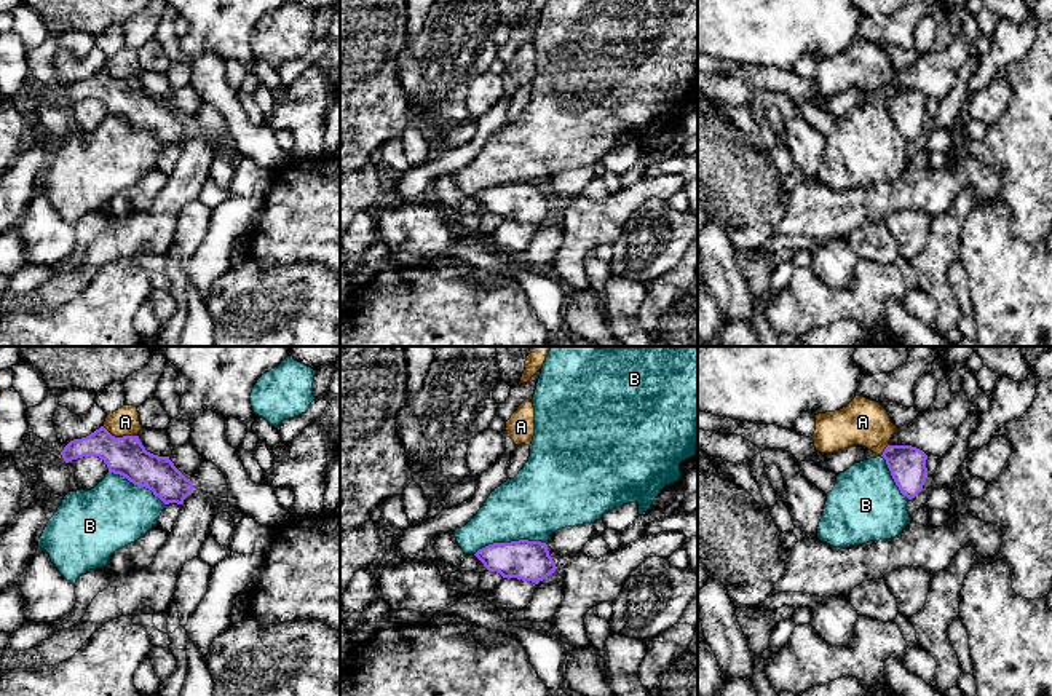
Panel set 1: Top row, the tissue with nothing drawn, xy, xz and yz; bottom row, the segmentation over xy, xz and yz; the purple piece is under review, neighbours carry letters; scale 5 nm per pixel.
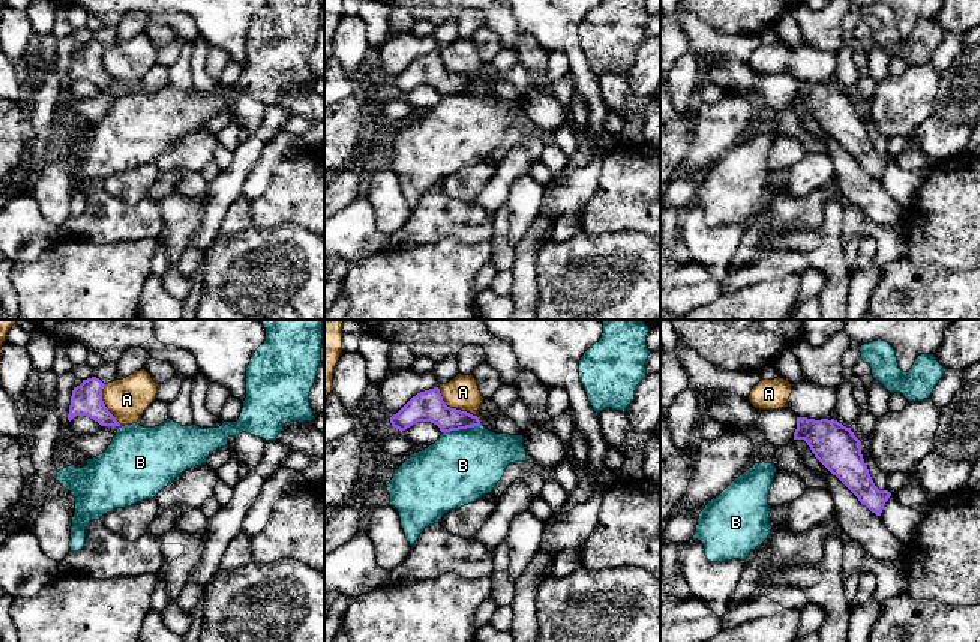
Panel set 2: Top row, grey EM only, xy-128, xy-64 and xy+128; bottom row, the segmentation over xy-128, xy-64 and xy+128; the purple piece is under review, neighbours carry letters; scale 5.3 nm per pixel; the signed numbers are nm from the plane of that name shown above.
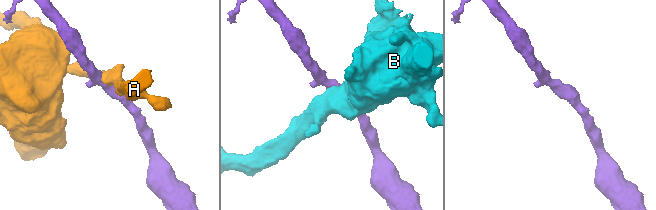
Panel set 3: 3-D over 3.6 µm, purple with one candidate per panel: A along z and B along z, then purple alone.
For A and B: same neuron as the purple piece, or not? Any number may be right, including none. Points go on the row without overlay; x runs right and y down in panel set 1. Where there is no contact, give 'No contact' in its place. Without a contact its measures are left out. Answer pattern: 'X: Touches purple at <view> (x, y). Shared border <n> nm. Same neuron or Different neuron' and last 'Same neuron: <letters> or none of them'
A: Touches purple at xy (120, 80). Shared border 180 nm. Different neuron
B: Touches purple at xz (511, 184). Shared border 360 nm. Different neuron
Same neuron: none of them

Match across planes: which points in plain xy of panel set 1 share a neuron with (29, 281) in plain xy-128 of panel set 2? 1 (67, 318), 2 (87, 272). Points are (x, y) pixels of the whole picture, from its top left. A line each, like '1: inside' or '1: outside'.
1: inside
2: outside

